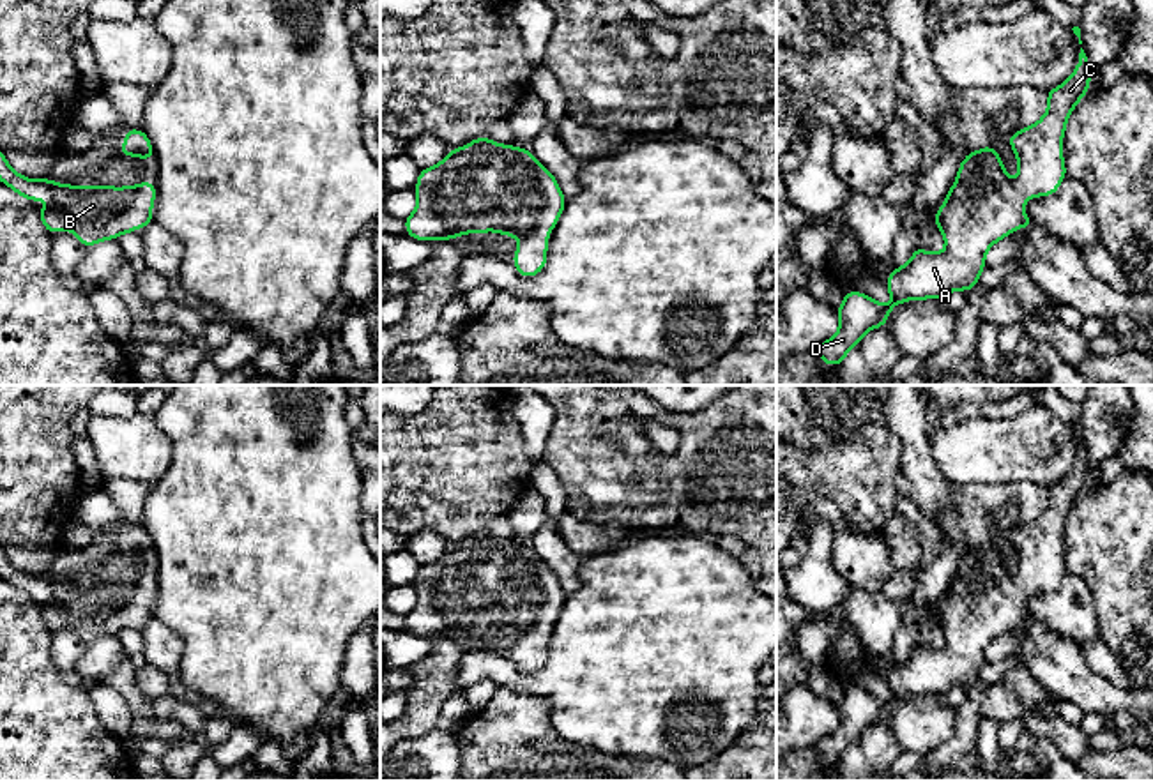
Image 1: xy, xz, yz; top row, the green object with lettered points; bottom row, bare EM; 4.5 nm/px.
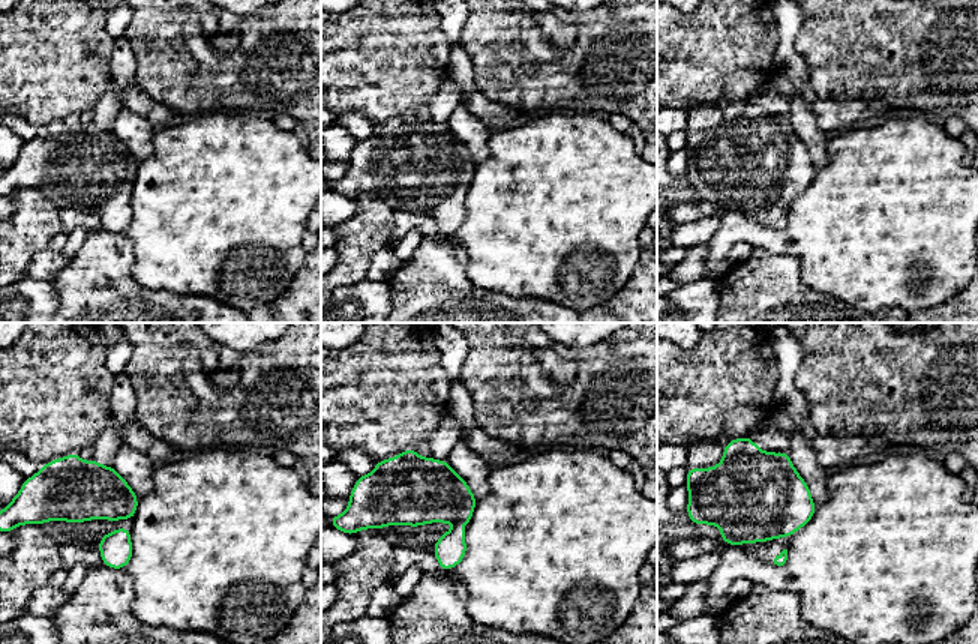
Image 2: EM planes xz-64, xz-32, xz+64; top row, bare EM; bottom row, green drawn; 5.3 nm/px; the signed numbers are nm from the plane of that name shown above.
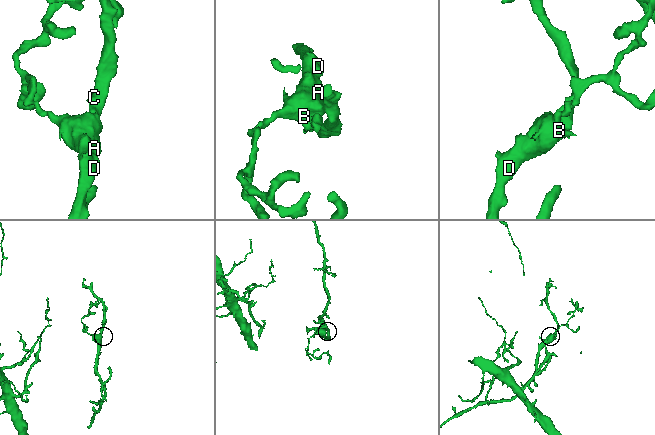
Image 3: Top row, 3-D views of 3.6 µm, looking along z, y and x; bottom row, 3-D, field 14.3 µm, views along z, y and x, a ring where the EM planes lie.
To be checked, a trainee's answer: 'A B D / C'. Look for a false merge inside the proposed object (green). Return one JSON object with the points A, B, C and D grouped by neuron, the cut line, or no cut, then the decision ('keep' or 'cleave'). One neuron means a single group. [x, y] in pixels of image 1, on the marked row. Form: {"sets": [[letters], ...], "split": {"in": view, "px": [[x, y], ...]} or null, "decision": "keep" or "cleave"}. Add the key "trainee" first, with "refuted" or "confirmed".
{"trainee": "refuted", "sets": [["A", "B", "C", "D"]], "split": null, "decision": "keep"}

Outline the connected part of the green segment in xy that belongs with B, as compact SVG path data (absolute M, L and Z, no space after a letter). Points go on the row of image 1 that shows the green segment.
M0 152L0 182L14 193L32 200L57 200L53 207L37 209L37 214L53 235L71 230L83 247L101 240L115 240L122 233L147 228L152 223L156 184L140 186L67 186L53 178L34 180L16 173Z

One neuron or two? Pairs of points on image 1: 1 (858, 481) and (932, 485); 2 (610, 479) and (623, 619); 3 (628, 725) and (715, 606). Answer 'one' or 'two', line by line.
1: two
2: two
3: one

